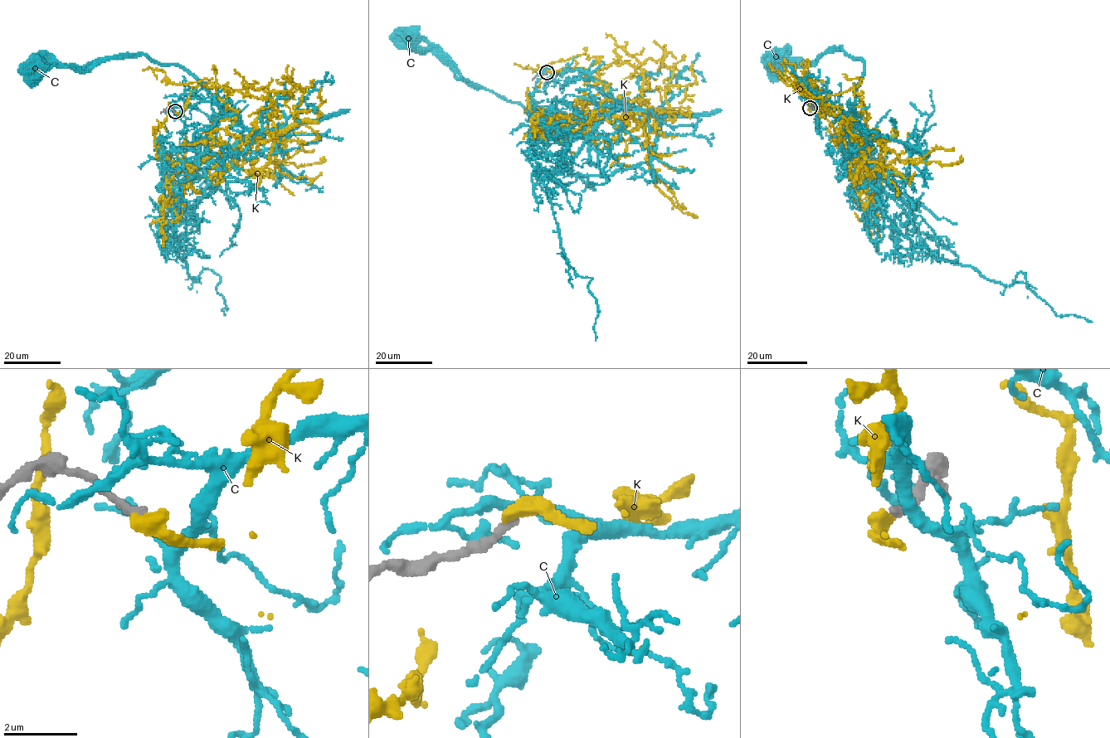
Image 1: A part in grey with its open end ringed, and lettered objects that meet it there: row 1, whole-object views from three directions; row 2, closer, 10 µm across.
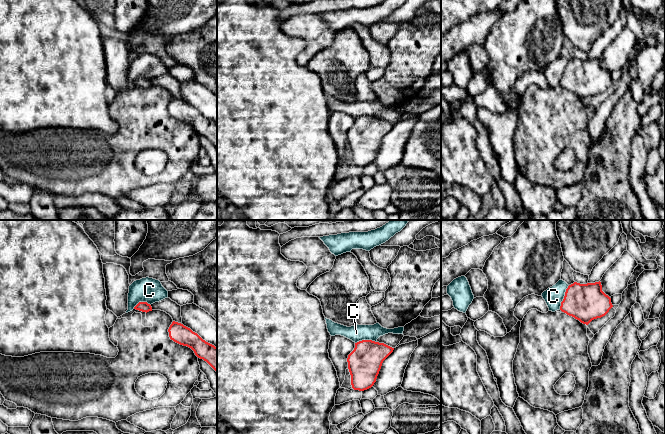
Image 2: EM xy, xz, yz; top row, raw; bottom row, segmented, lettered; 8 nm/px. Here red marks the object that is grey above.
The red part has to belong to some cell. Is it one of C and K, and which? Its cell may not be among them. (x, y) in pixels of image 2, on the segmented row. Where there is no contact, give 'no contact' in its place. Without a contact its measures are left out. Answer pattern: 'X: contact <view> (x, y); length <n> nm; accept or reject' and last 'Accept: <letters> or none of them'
C: contact yz (564, 297); length 200 nm; reject
K: no contact; reject
Accept: none of them

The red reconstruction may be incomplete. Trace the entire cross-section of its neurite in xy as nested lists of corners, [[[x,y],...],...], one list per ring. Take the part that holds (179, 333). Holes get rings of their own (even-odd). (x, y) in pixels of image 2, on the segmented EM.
[[[175,321],[170,325],[168,332],[171,340],[191,348],[198,358],[206,361],[217,372],[217,347],[203,340],[190,328]]]

